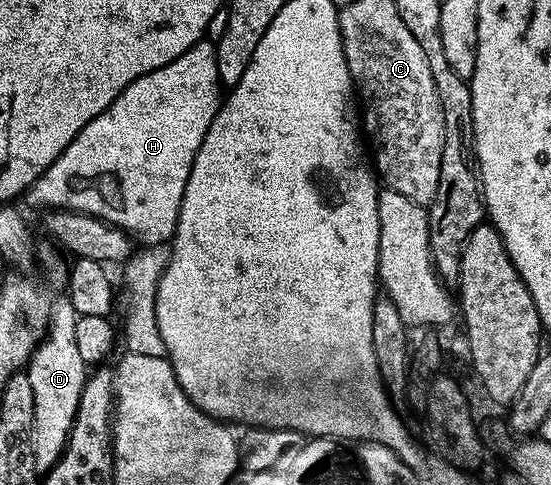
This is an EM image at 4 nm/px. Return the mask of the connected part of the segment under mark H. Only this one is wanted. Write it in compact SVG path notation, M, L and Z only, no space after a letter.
M208 41L198 42L190 49L186 49L186 53L182 53L182 57L174 57L174 61L170 61L170 65L162 65L162 69L154 69L150 73L135 79L102 114L91 119L82 129L82 133L78 133L78 137L74 137L74 141L70 141L70 145L66 145L63 153L43 171L40 179L34 181L34 185L28 188L26 199L29 199L36 207L44 207L43 209L81 211L87 215L104 219L107 223L113 223L114 226L128 232L137 240L144 239L140 241L148 245L153 243L167 244L178 225L178 213L182 209L182 193L186 191L186 181L190 177L194 157L198 157L198 145L202 145L202 137L206 137L206 129L210 129L210 121L214 121L216 112L220 110L221 102L222 84L218 77L215 46L211 42L208 43Z

